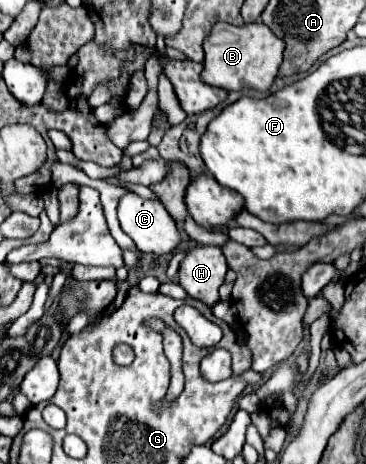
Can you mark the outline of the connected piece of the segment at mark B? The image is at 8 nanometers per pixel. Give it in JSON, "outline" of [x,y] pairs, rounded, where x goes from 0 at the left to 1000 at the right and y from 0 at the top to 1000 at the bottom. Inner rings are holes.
{"outline":[[[598,45],[560,80],[555,106],[560,106],[560,131],[549,166],[566,183],[604,188],[620,196],[653,196],[664,188],[730,196],[757,166],[779,93],[713,45],[669,50],[658,58]]]}

